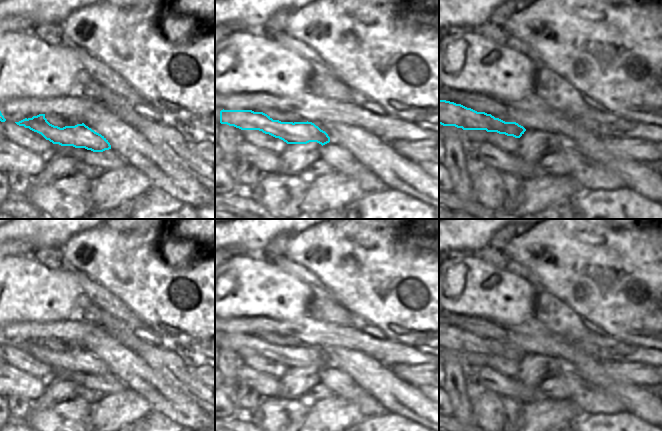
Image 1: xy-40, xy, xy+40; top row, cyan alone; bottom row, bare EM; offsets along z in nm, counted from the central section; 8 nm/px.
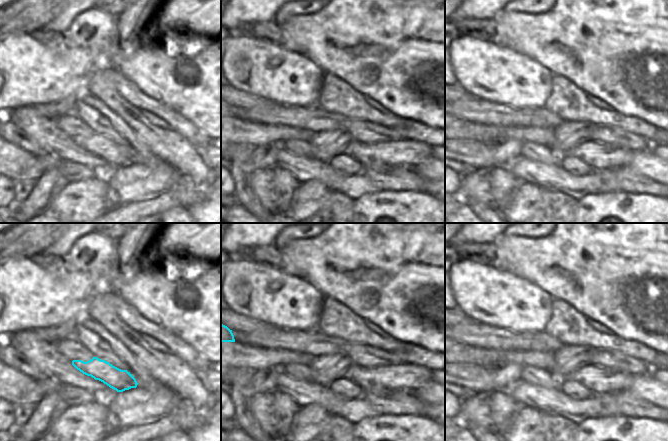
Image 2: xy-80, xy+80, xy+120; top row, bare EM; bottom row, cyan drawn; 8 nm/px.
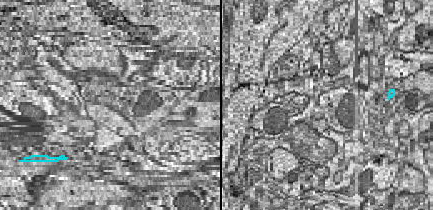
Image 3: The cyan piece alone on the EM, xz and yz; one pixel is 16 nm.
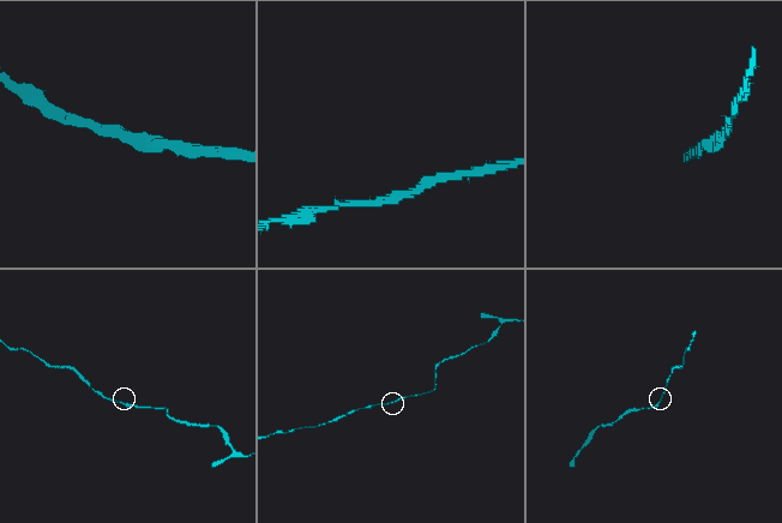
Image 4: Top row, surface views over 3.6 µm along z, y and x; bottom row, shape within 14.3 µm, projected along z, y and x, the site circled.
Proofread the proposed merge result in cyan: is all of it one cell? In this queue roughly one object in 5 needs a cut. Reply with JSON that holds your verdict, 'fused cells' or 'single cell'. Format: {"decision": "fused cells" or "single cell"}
{"decision": "single cell"}

